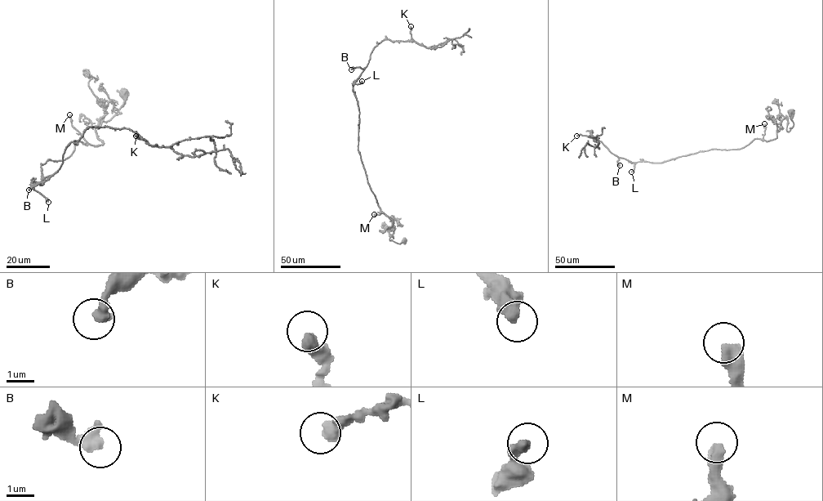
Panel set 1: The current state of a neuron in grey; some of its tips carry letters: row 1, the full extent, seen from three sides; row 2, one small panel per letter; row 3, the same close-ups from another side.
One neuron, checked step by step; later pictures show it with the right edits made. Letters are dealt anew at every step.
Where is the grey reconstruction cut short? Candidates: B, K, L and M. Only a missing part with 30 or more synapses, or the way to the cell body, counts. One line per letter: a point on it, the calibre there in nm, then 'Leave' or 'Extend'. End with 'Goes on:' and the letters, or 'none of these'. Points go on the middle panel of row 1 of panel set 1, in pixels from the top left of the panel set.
B: Place: (351, 69). Thickness 480 nm. Leave
K: Place: (411, 26). Thickness 480 nm. Leave
L: Place: (362, 81). Thickness 380 nm. Leave
M: Place: (374, 214). Thickness 440 nm. Leave
Goes on: none of these

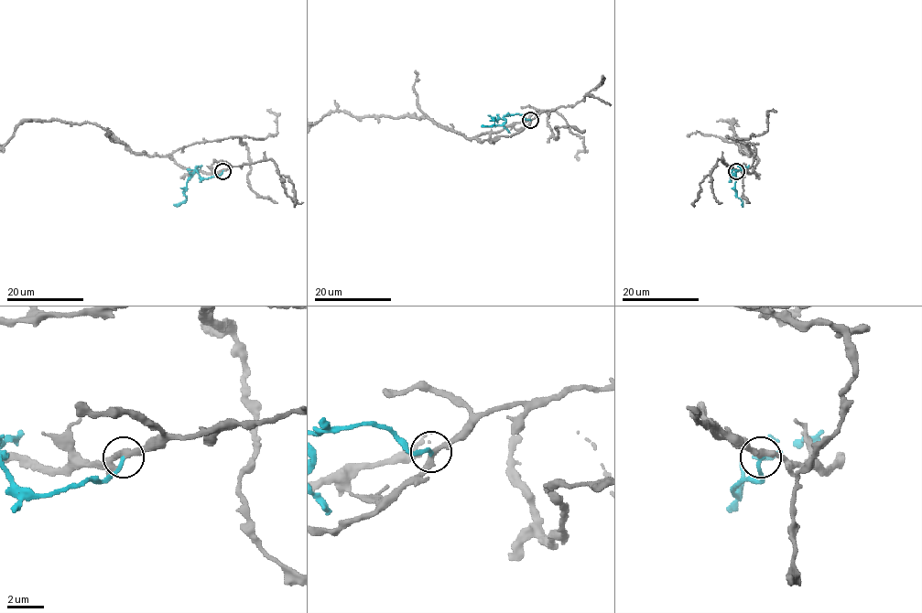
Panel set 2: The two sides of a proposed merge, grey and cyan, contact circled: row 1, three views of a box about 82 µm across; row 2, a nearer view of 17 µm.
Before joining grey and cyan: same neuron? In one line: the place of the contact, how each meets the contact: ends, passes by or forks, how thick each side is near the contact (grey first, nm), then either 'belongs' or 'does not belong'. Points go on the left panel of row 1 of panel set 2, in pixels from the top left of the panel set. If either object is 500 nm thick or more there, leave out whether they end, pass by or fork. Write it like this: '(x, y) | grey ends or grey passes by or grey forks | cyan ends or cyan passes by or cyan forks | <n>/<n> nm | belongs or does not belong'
(222, 171) | grey passes by | cyan ends | 320/200 nm | does not belong

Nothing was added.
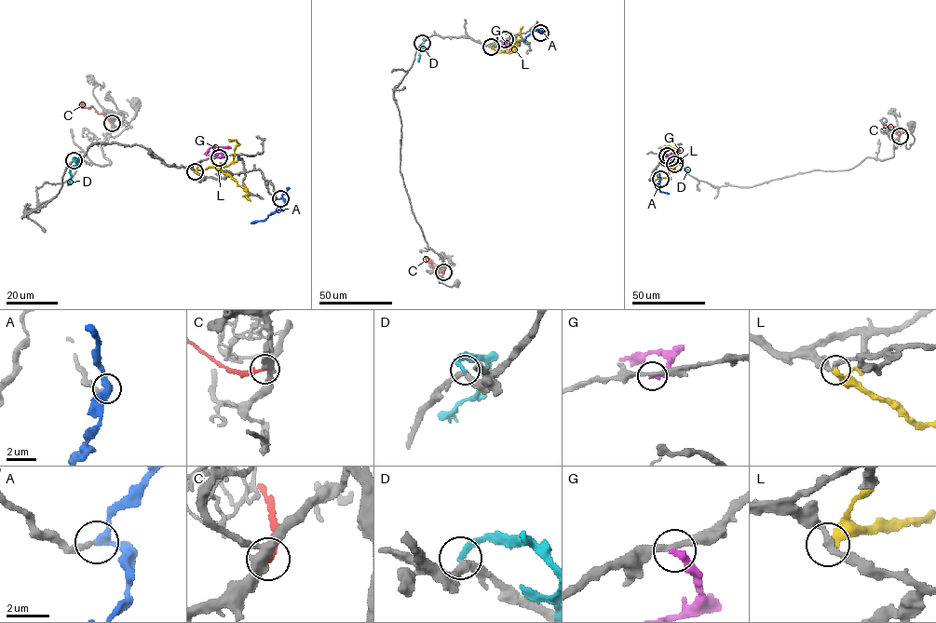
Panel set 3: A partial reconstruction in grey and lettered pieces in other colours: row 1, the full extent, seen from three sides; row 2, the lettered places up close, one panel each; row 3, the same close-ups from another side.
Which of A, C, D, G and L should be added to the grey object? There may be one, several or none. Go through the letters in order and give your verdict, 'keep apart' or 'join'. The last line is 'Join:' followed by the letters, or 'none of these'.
A: join
C: keep apart
D: keep apart
G: keep apart
L: keep apart
Join: A

